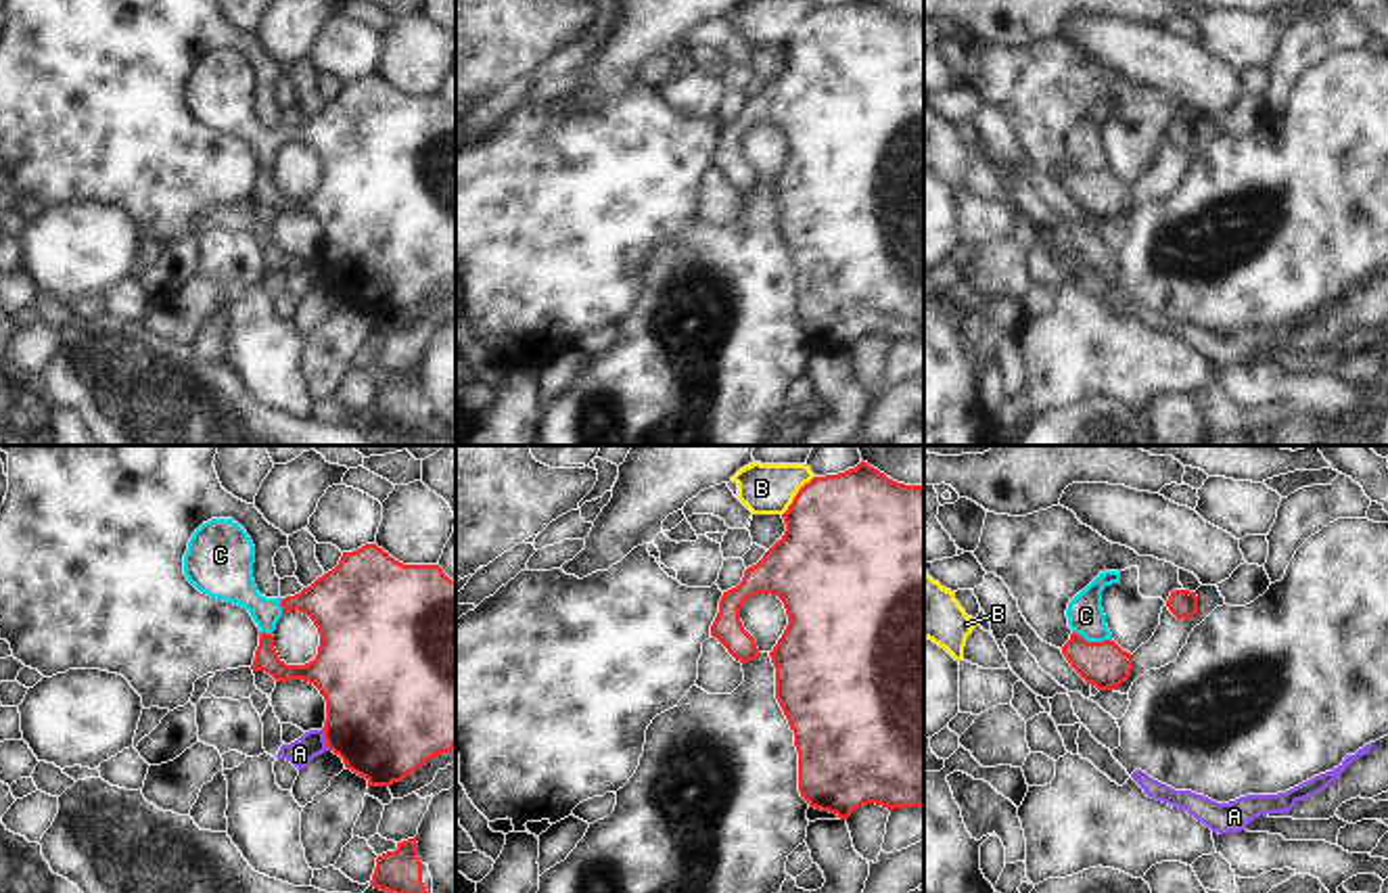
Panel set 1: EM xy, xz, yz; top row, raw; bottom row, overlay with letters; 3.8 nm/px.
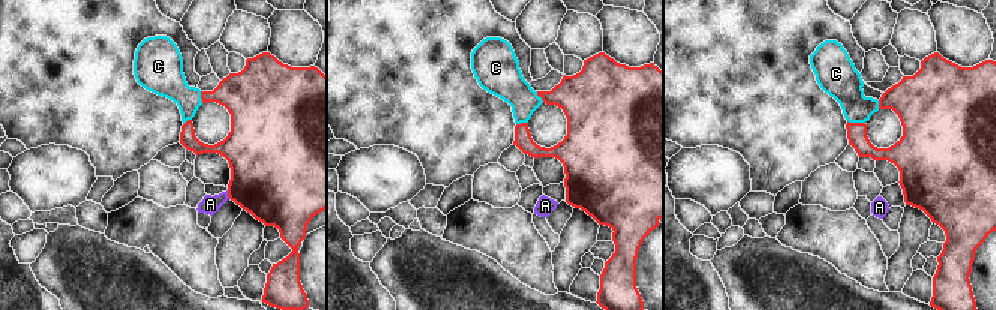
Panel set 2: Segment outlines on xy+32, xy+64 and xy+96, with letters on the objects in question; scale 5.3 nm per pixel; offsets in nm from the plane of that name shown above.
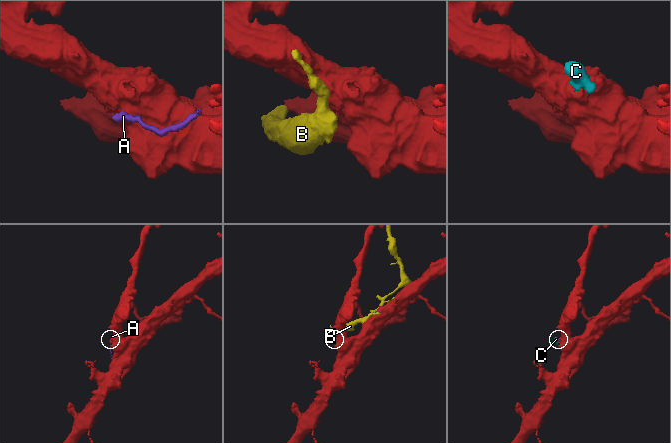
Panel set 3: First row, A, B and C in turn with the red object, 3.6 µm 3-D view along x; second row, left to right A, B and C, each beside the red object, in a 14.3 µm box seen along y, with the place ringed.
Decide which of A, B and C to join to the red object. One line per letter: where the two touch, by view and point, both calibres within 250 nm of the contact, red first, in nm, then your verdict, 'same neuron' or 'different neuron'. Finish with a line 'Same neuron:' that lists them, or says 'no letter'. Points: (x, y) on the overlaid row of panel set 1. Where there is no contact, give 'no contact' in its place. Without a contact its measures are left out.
A: contact xy (325, 739); calibres 460 and 100 nm; different neuron
B: contact xz (795, 496); calibres 480 and 190 nm; different neuron
C: contact yz (1092, 643); calibres 180 and 140 nm; same neuron
Same neuron: C

